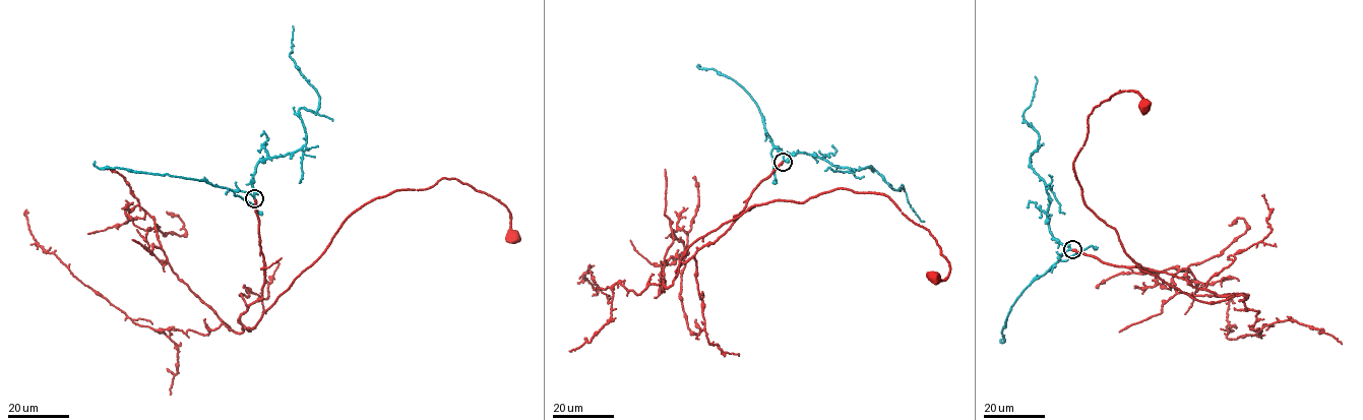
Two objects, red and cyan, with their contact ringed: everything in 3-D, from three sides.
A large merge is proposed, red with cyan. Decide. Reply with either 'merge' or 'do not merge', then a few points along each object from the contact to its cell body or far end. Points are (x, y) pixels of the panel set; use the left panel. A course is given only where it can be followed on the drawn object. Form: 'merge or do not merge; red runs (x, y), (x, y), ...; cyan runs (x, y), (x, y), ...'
merge; red runs (254, 198), (266, 267), (239, 318), (250, 331), (348, 218), (401, 189), (455, 178), (506, 207), (514, 241); cyan runs (254, 198), (256, 166), (302, 148), (306, 134), (299, 109), (317, 112), (317, 90), (289, 54), (293, 25)

